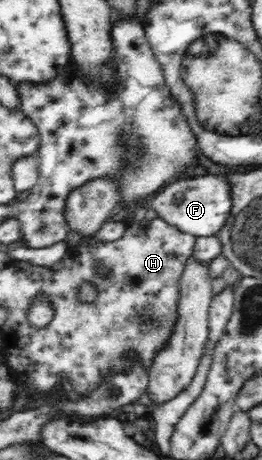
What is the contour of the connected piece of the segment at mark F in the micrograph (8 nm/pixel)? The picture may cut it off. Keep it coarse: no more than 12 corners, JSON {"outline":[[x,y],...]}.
{"outline":[[221,177],[169,183],[151,201],[159,218],[219,236],[232,212]]}

